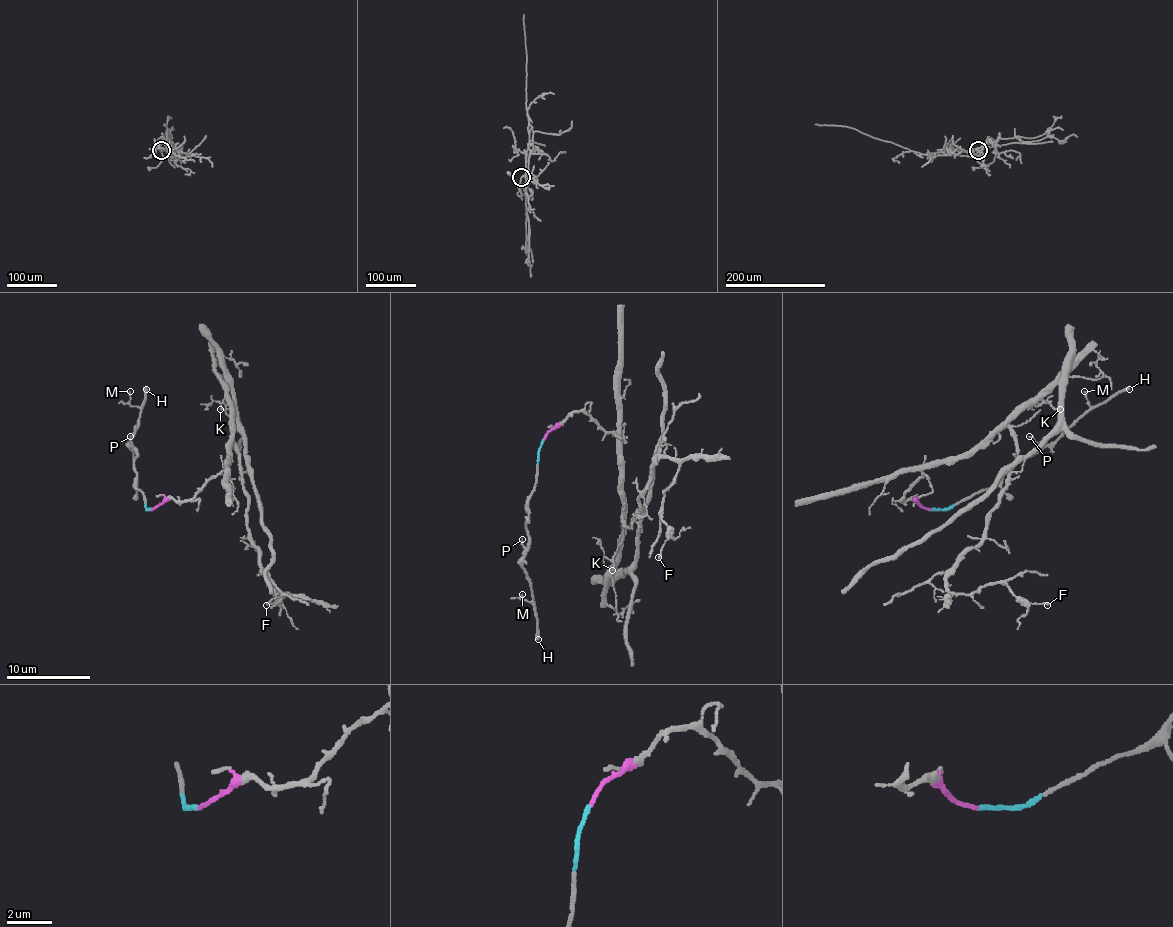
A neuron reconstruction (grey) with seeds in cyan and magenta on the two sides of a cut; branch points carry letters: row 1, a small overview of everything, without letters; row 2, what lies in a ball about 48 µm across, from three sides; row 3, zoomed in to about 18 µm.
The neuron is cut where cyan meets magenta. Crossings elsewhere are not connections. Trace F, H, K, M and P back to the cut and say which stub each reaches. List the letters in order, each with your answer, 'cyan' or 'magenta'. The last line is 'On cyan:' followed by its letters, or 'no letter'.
F: magenta
H: cyan
K: magenta
M: cyan
P: cyan
On cyan: H, M, P

